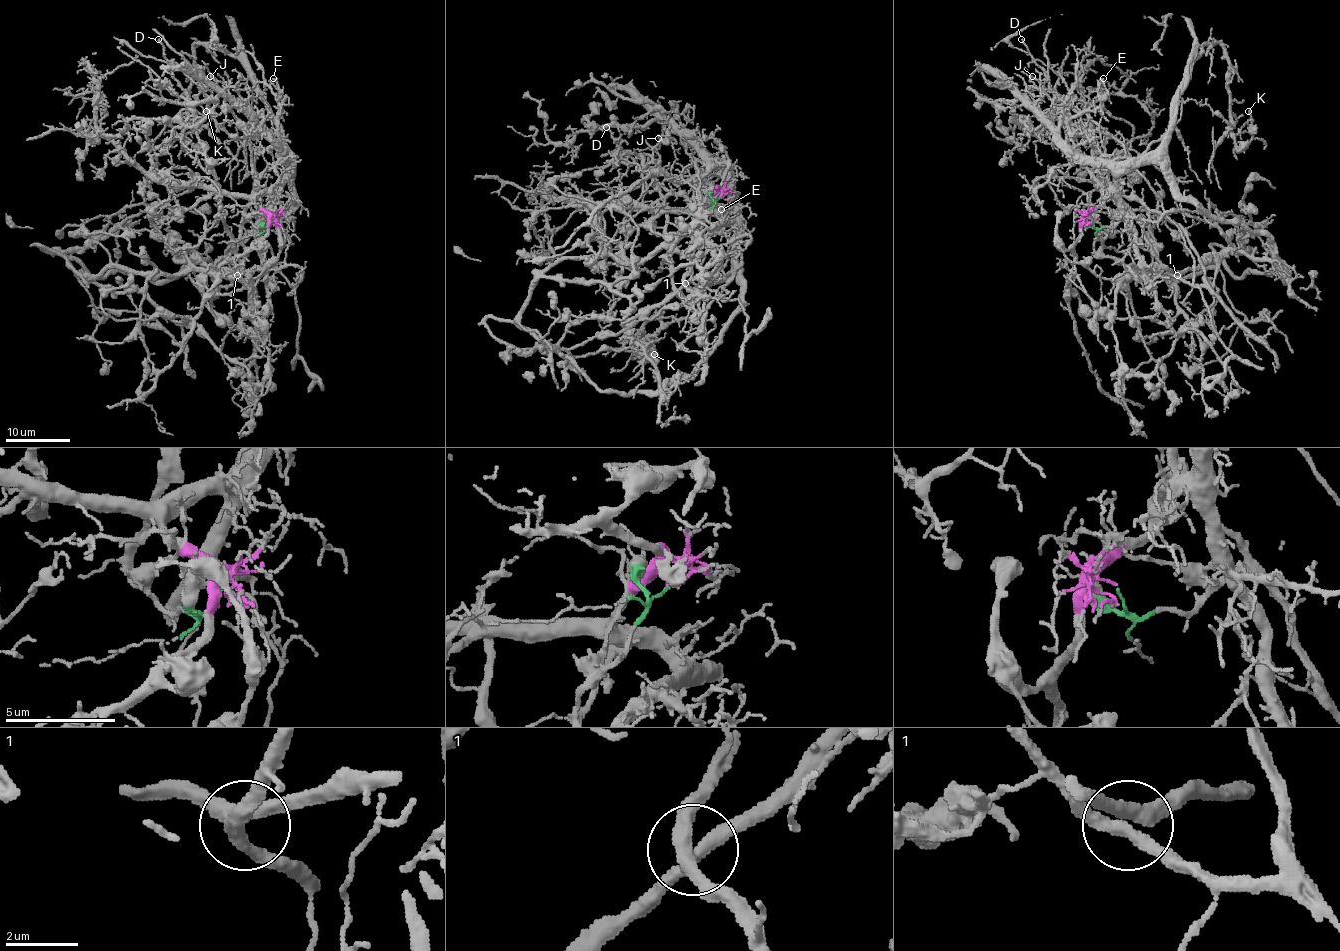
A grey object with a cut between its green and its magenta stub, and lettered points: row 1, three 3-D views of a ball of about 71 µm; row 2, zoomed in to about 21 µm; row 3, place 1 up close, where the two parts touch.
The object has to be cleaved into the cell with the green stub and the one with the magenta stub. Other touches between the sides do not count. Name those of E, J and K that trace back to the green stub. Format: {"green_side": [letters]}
{"green_side": []}

